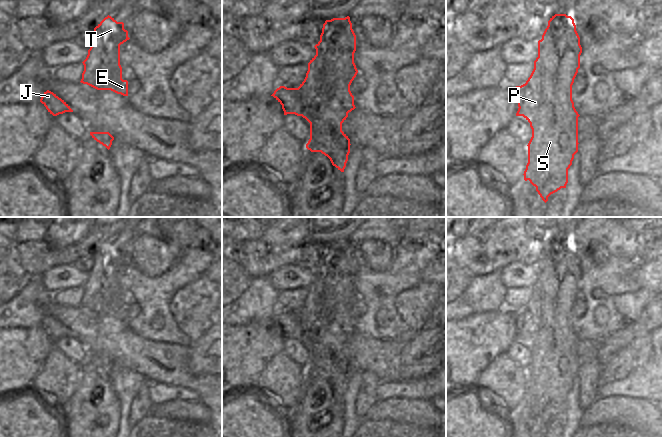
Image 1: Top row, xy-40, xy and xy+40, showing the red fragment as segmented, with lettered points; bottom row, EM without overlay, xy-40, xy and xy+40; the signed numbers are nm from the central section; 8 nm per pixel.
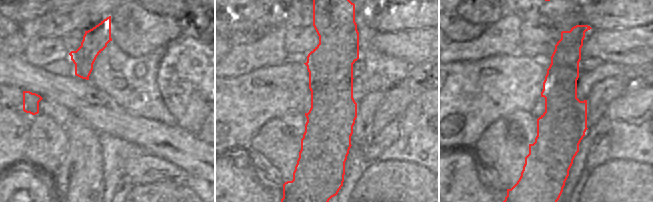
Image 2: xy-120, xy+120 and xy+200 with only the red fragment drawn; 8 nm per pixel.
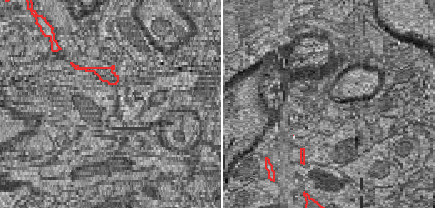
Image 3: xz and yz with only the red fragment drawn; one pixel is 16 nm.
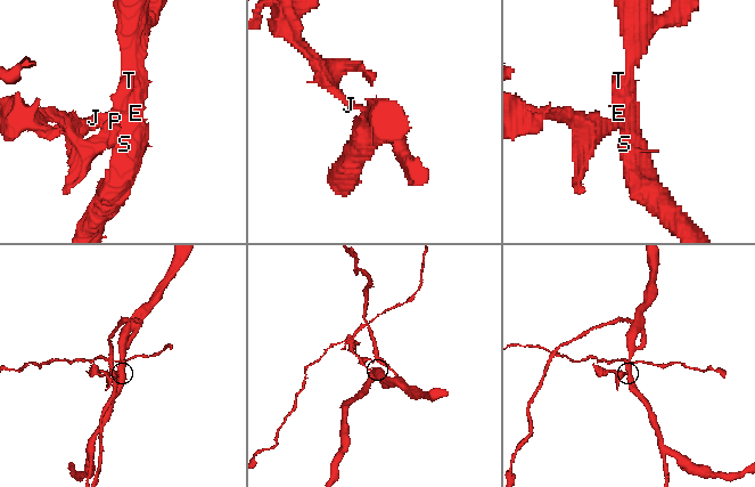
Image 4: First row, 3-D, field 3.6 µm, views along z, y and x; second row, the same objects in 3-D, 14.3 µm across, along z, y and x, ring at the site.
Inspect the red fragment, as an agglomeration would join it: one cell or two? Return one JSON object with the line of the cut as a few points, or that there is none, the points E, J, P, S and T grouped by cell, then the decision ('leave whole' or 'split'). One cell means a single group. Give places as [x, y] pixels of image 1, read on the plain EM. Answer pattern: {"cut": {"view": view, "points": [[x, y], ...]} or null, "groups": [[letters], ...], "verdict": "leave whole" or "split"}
{"cut": {"view": "xy", "points": [[297, 312], [303, 327], [302, 340]]}, "groups": [["E", "P", "S", "T"], ["J"]], "verdict": "split"}

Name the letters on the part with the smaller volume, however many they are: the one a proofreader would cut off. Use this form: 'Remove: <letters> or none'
Remove: J

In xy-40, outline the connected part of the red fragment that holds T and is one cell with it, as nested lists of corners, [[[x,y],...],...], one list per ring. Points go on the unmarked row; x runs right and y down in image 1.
[[[105,241],[94,252],[94,267],[82,286],[84,295],[81,307],[97,314],[111,314],[128,320],[128,305],[122,303],[120,269],[129,264],[123,246]]]

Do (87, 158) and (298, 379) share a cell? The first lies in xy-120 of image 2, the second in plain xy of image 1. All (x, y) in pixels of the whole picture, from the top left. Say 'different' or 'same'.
different

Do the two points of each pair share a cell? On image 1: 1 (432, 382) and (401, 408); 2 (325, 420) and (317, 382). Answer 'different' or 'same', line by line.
1: different
2: same

